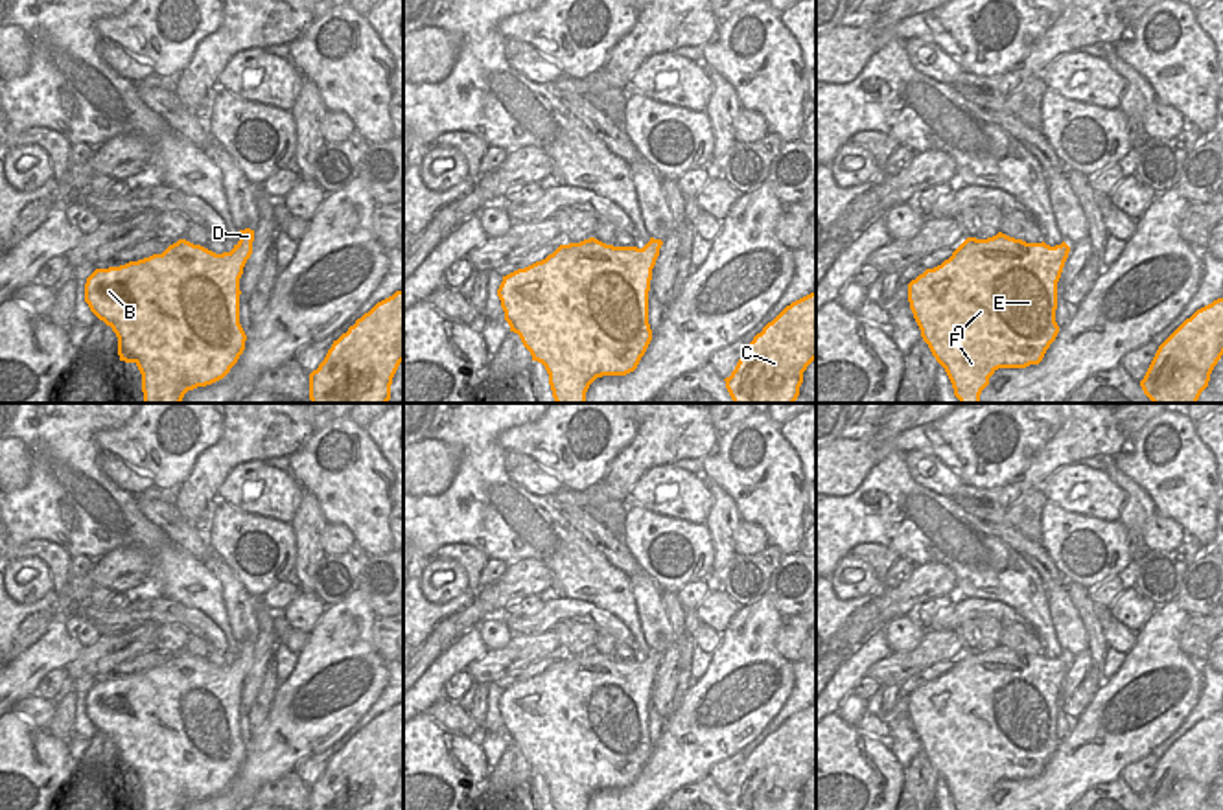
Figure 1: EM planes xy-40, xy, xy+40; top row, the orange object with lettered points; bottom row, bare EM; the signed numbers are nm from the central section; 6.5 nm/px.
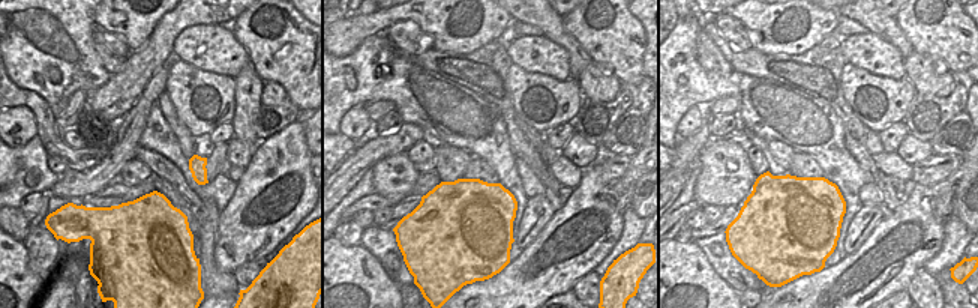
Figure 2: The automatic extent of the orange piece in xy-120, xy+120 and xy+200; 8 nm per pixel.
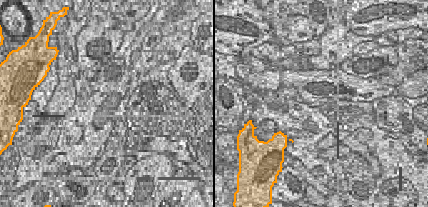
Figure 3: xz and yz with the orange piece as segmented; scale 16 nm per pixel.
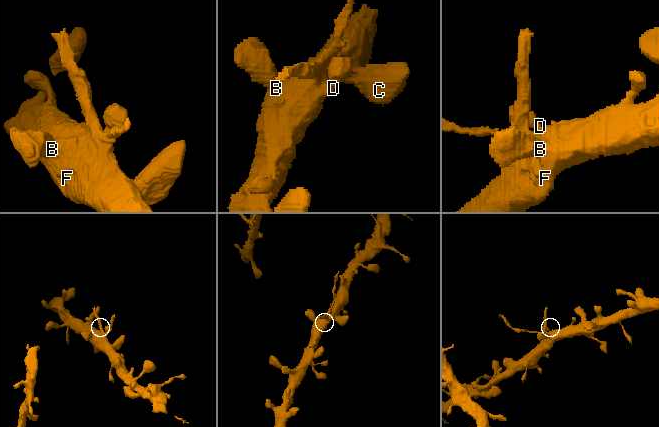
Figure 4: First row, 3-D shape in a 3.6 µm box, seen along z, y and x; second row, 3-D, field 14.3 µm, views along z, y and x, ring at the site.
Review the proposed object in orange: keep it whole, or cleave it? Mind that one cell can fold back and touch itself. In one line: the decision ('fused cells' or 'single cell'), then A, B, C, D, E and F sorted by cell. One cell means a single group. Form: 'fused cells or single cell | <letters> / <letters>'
single cell | A B C D E F

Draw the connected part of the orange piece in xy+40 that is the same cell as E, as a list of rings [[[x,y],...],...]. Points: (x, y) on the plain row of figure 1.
[[[1002,644],[987,652],[967,650],[949,672],[908,696],[908,714],[921,749],[945,781],[956,810],[980,810],[998,781],[1026,781],[1042,773],[1059,746],[1057,694],[1068,665],[1070,659],[1065,654],[1050,659],[1044,654],[1026,655]]]

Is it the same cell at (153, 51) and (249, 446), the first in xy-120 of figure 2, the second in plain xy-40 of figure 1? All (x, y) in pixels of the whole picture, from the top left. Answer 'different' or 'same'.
same

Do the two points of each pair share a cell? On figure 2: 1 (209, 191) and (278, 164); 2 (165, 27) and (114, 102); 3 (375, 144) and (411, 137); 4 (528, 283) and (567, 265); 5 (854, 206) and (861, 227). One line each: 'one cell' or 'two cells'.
1: two cells
2: one cell
3: one cell
4: one cell
5: two cells

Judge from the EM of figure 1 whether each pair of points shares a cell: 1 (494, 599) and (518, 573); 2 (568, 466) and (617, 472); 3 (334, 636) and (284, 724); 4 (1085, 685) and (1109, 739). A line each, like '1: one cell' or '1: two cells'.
1: one cell
2: two cells
3: one cell
4: two cells

